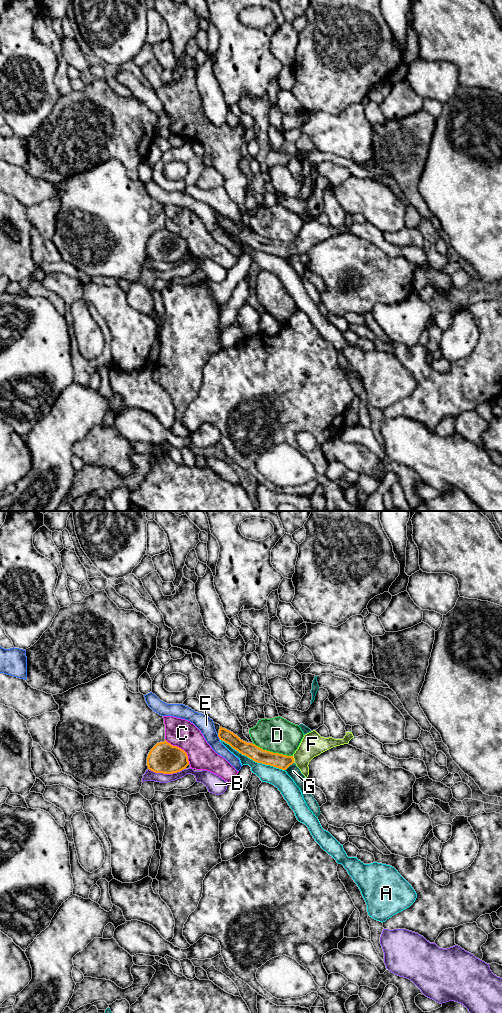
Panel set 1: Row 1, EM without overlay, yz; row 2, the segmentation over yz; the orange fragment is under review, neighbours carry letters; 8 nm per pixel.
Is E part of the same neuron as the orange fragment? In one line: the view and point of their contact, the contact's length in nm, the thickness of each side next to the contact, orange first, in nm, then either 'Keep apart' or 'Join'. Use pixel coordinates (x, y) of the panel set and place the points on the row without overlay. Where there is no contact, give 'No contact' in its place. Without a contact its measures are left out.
Touches orange at yz (218, 224). Shared border 50 nm. Thickness 100 nm (orange) against 130 nm. Keep apart

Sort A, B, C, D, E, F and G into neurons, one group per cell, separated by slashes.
A / B / C / D / E / F / G

